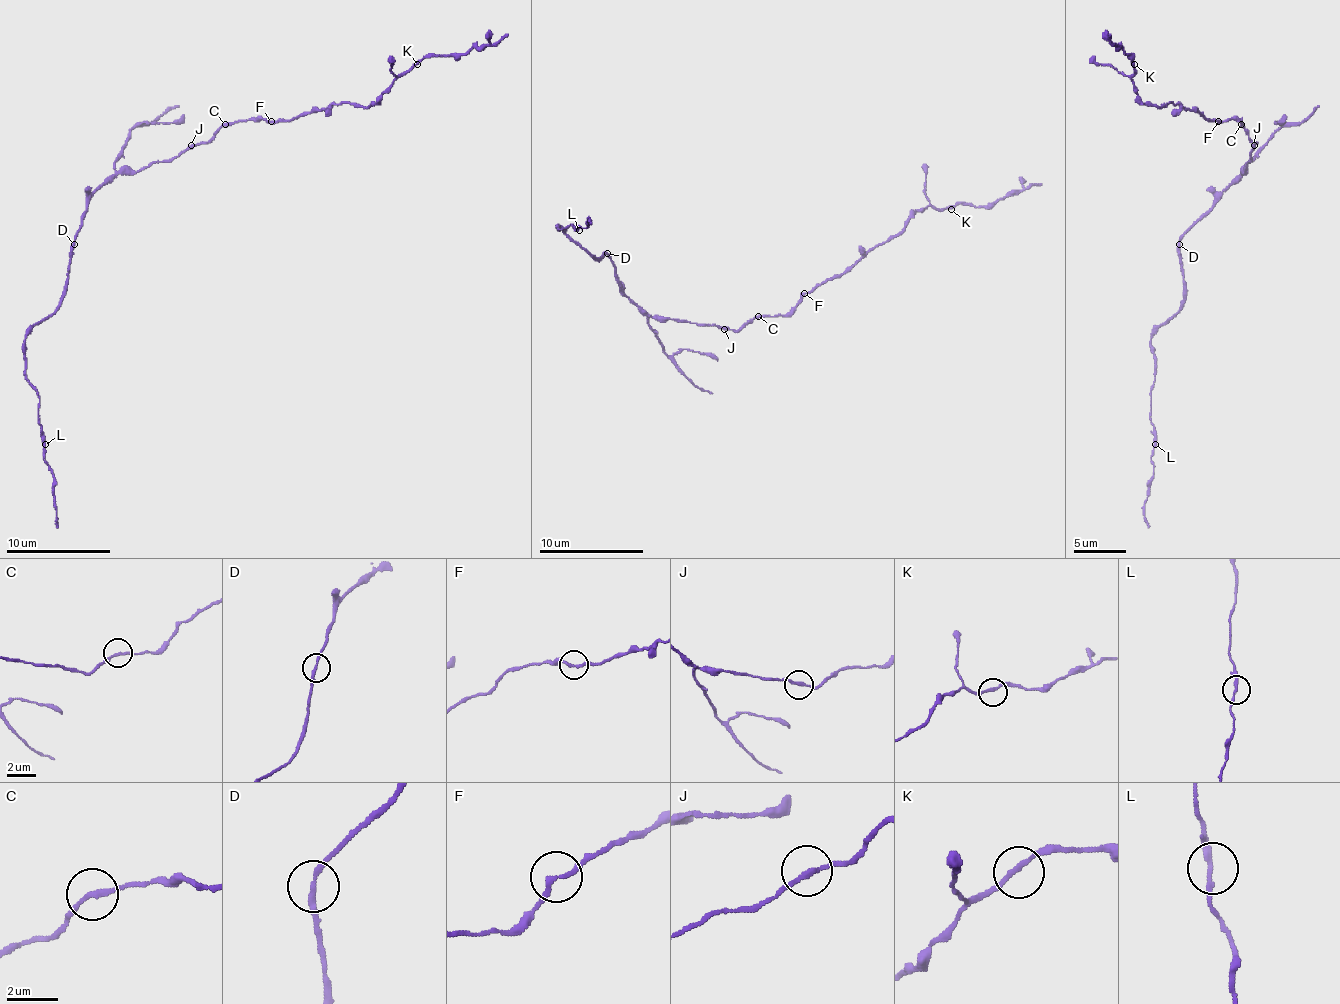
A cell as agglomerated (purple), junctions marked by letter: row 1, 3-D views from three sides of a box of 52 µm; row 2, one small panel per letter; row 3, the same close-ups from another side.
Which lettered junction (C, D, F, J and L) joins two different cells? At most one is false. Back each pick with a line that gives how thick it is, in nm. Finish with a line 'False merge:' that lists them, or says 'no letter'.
F: Thickness 190 nm
False merge: F

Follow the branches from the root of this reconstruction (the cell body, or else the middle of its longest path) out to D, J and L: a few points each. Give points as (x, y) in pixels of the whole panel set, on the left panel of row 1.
D: (144, 169), (118, 171), (92, 195), (74, 244)
J: (144, 169), (157, 161), (173, 161), (191, 145)
L: (144, 169), (118, 171), (92, 195), (74, 241), (66, 293), (24, 340), (24, 379), (40, 400), (45, 444)

